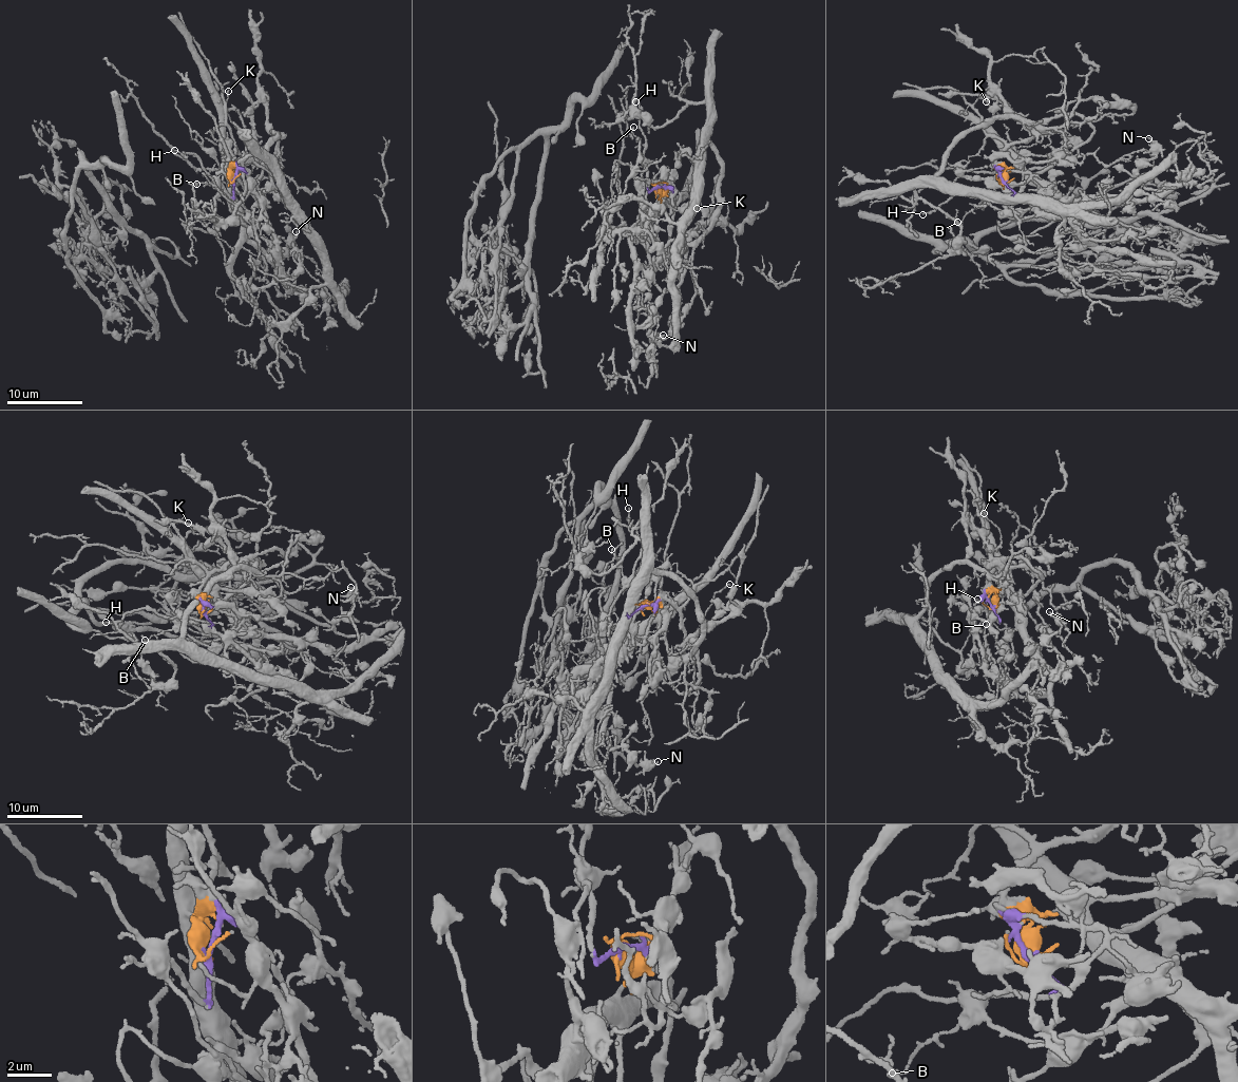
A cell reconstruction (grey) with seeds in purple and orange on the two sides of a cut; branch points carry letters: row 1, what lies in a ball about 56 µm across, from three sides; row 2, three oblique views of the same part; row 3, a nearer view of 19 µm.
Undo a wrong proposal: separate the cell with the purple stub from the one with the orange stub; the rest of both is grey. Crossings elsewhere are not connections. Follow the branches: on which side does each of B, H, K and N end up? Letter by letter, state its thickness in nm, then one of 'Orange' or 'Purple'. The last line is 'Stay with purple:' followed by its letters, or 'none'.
B: Thickness 70 nm. Purple
H: Thickness 100 nm. Purple
K: Thickness 120 nm. Orange
N: Thickness 180 nm. Orange
Stay with purple: B, H

